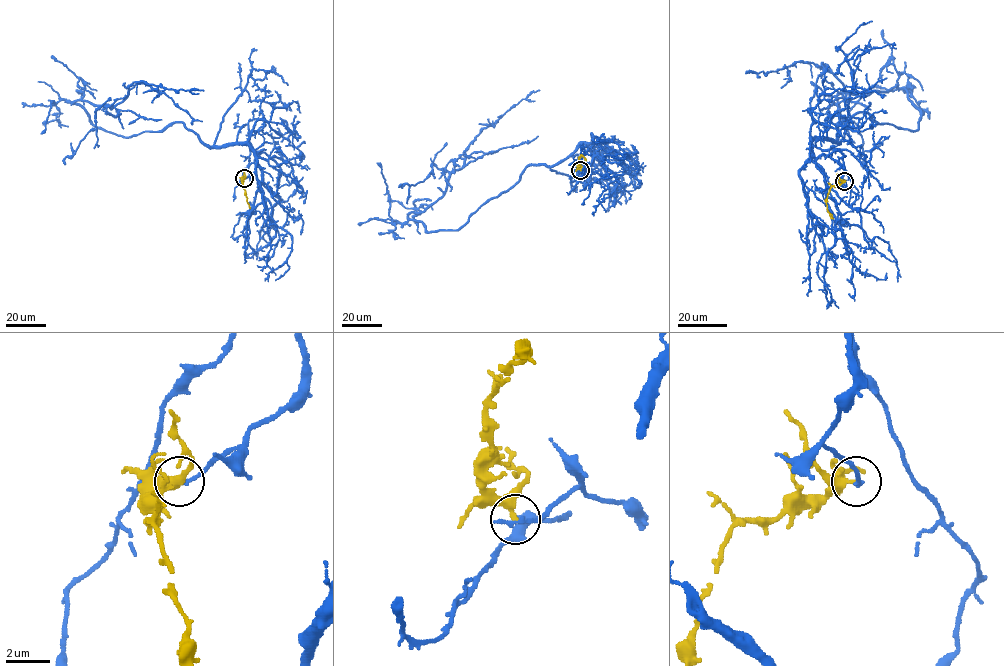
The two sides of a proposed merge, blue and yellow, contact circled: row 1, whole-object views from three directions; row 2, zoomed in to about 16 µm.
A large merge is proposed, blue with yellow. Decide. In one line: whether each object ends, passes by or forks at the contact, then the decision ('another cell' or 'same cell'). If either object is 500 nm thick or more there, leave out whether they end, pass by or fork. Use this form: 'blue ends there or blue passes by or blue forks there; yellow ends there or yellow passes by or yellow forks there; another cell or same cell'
blue ends there; yellow passes by; another cell

